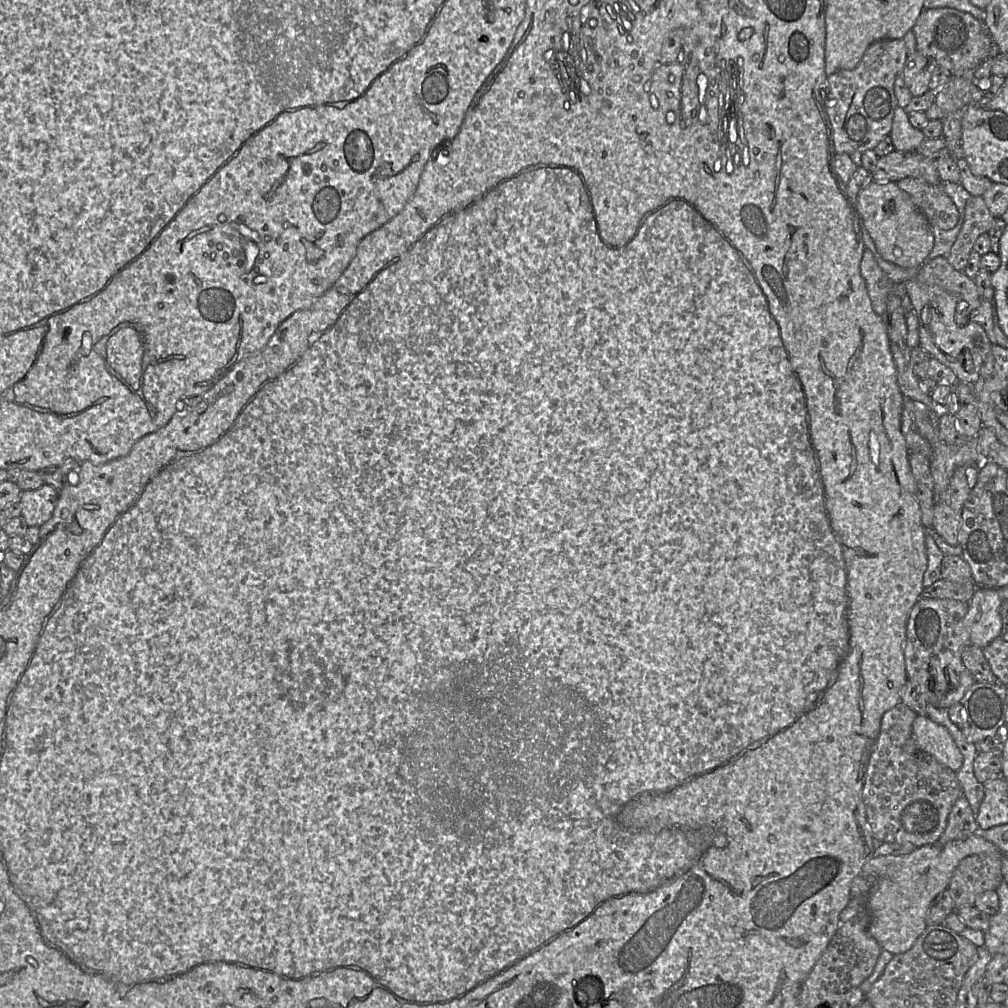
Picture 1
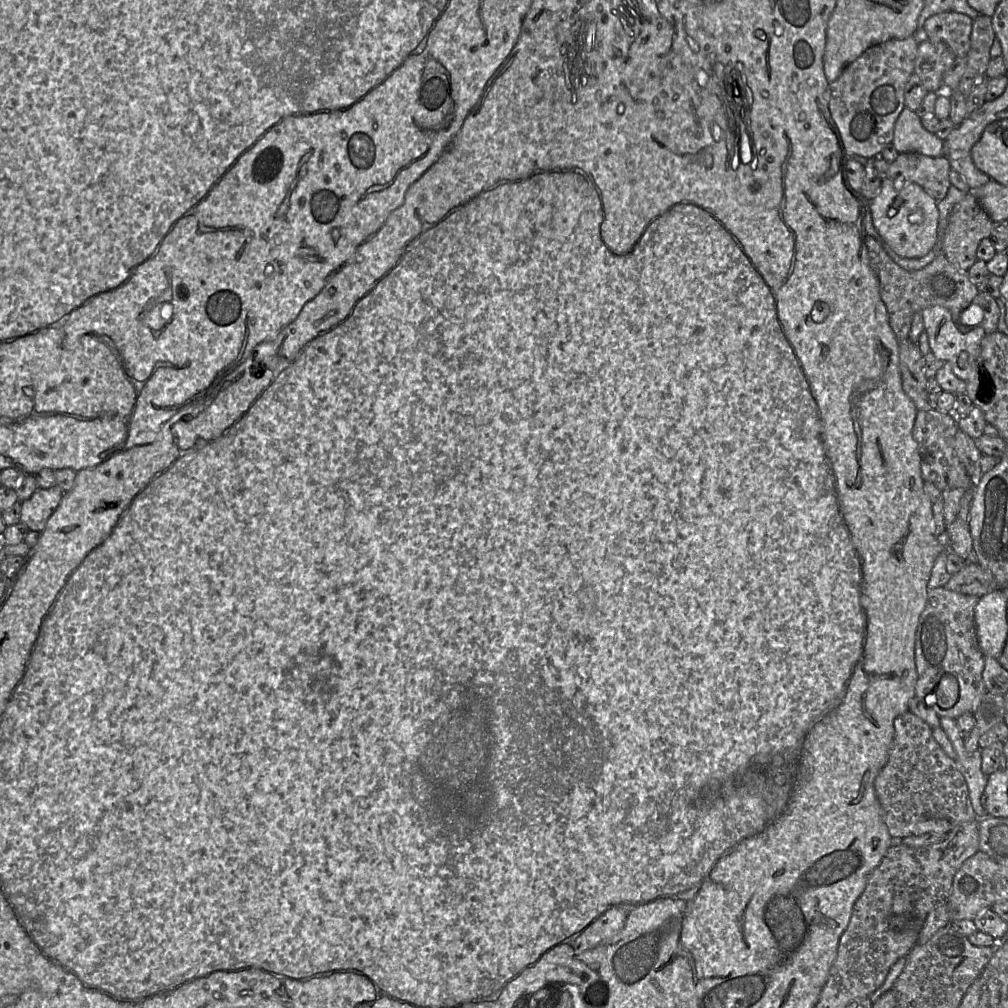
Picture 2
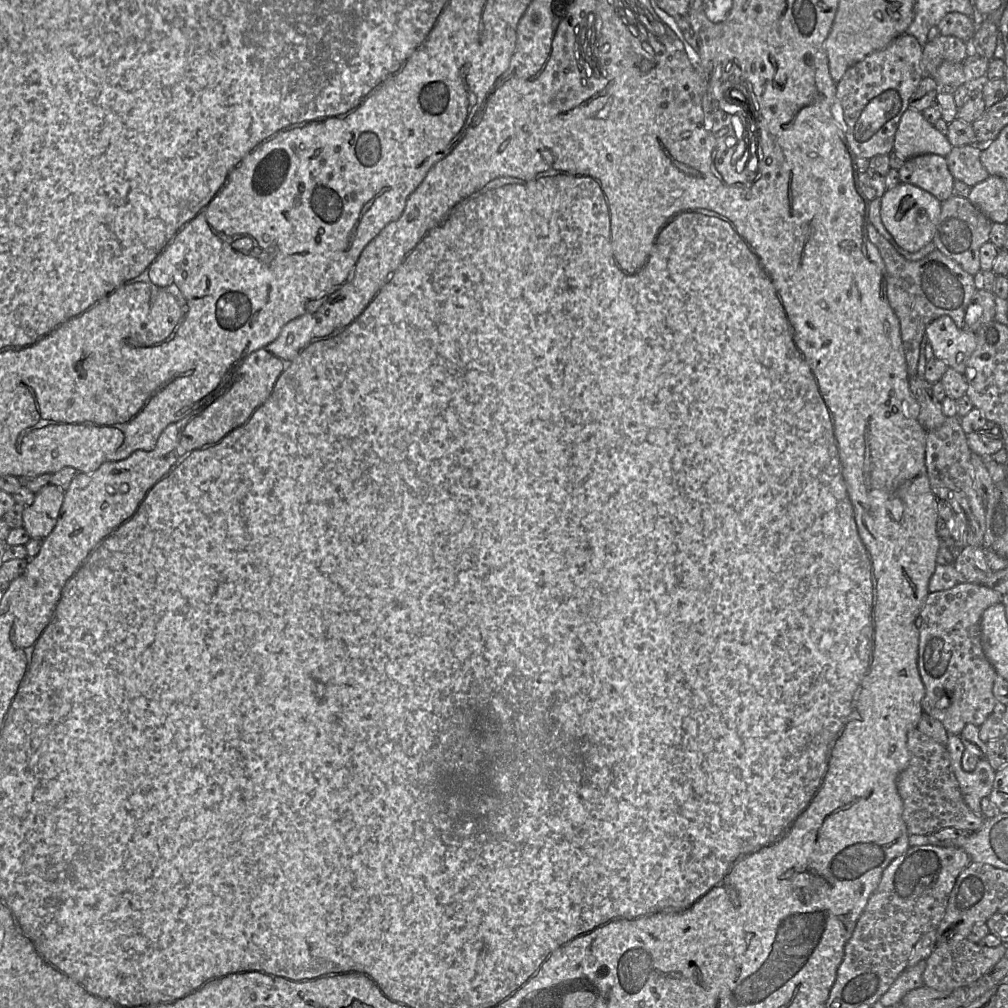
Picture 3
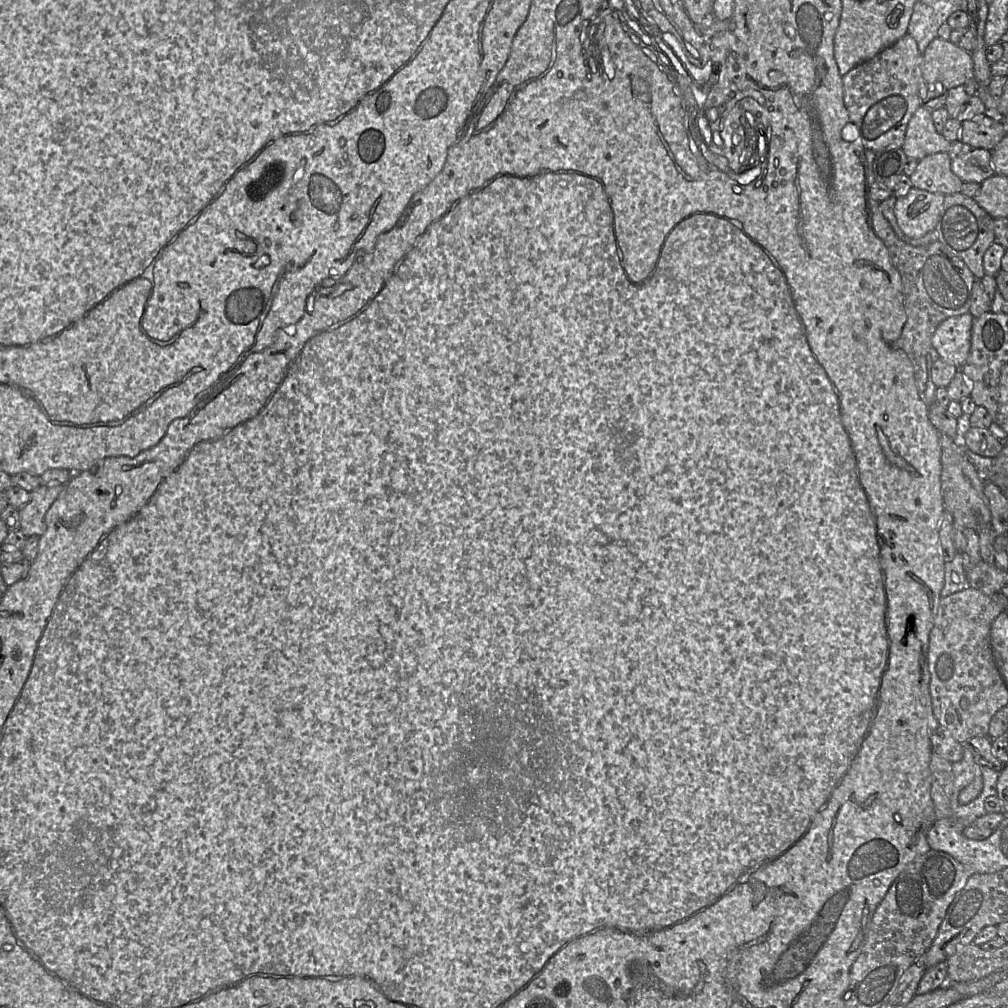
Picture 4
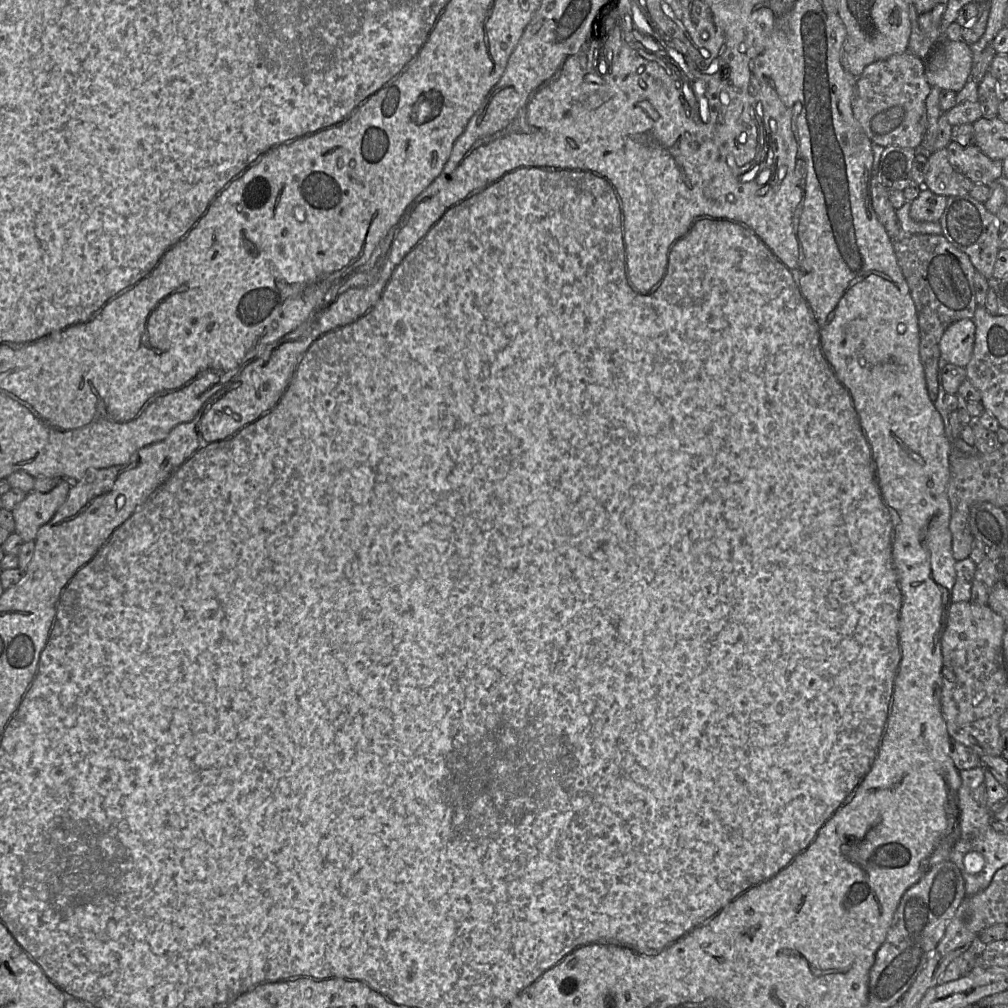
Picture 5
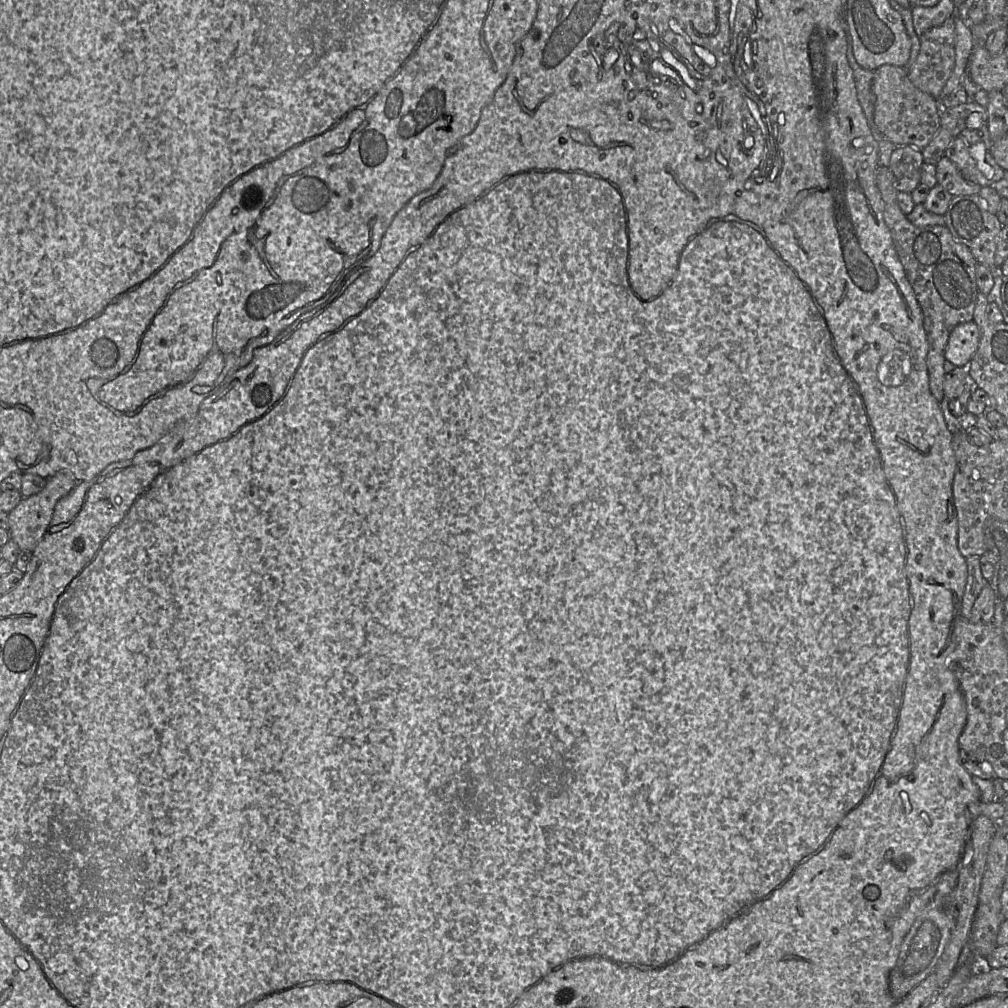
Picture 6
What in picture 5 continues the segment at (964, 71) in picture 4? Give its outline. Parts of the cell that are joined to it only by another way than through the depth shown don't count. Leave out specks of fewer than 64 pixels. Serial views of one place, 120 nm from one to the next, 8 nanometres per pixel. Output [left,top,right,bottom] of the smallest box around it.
[925,38,972,92]

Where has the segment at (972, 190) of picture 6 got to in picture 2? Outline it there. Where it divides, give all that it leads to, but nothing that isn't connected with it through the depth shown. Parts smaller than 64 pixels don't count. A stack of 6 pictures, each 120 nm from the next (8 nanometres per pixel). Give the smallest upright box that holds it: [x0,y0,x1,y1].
[889,152,951,202]

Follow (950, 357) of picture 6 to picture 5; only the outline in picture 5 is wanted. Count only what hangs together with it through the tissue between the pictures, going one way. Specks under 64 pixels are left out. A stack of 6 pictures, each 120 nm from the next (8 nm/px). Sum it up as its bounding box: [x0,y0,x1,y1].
[940,319,975,368]

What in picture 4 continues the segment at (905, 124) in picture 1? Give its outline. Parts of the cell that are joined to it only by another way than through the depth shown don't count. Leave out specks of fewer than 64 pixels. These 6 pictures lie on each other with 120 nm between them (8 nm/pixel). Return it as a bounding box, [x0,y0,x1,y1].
[902,106,951,161]

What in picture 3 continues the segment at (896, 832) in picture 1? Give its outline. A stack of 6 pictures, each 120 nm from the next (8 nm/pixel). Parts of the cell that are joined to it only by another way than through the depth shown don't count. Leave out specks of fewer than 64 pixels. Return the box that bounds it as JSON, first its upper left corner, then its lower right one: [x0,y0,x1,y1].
[896,728,986,835]

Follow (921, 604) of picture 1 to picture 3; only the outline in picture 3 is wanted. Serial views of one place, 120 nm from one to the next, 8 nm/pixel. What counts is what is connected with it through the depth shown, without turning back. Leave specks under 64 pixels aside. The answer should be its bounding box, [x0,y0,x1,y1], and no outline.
[917,582,1003,736]

